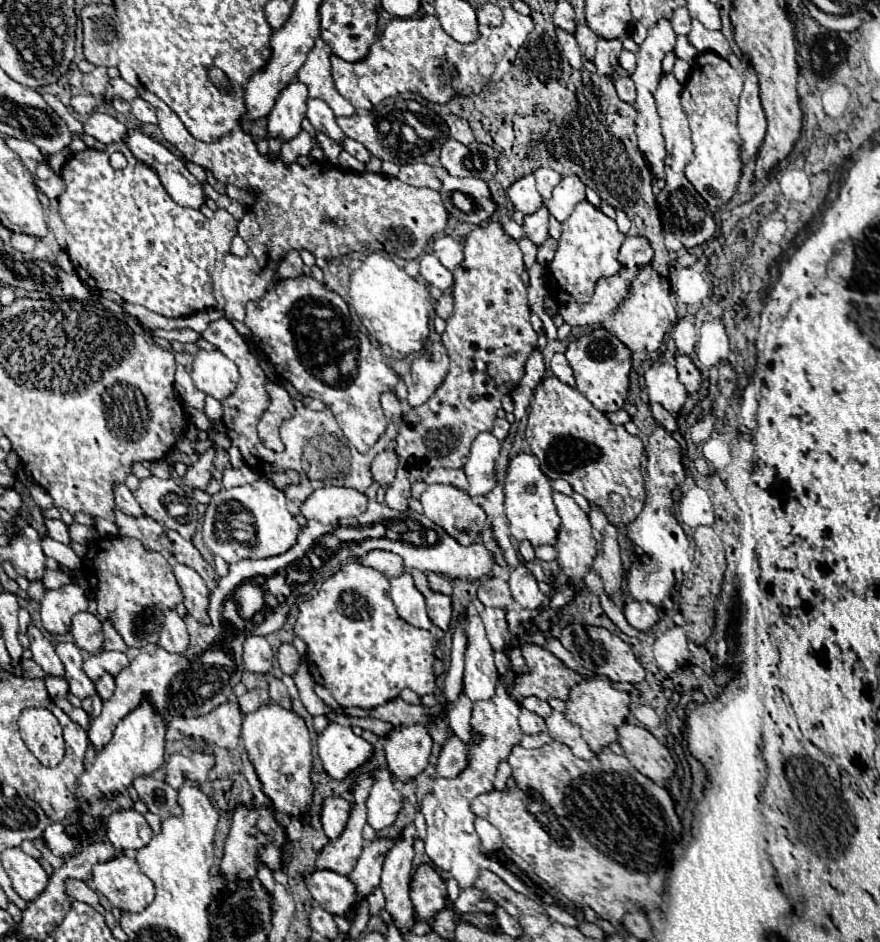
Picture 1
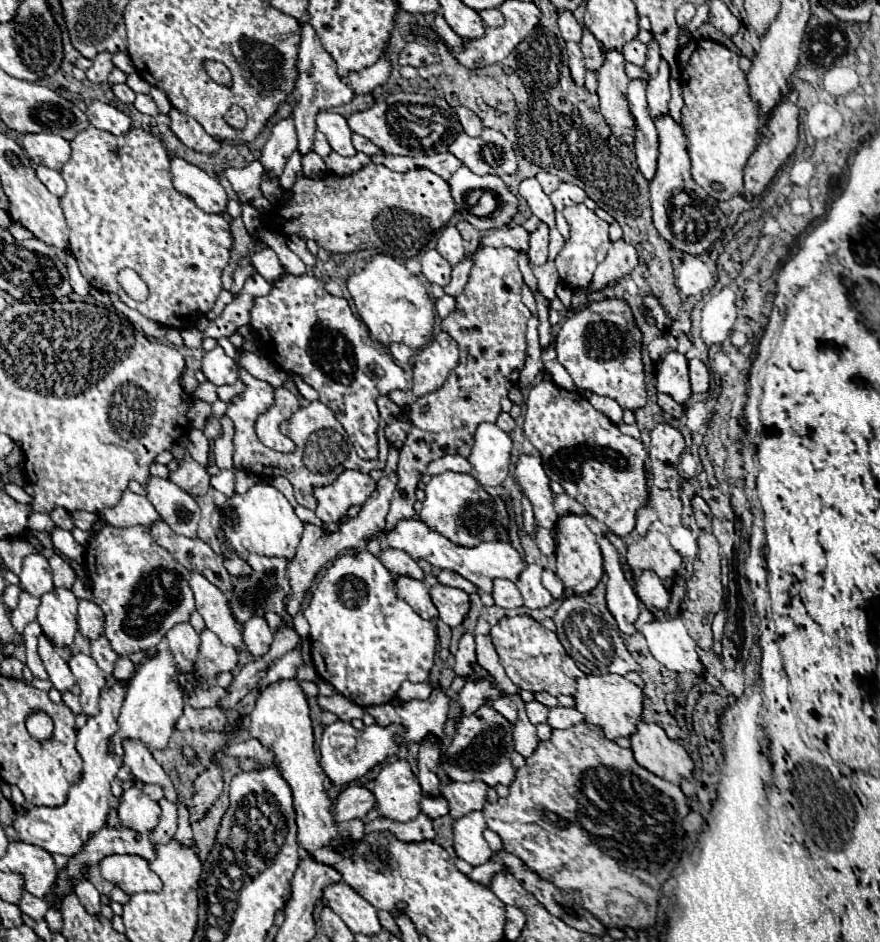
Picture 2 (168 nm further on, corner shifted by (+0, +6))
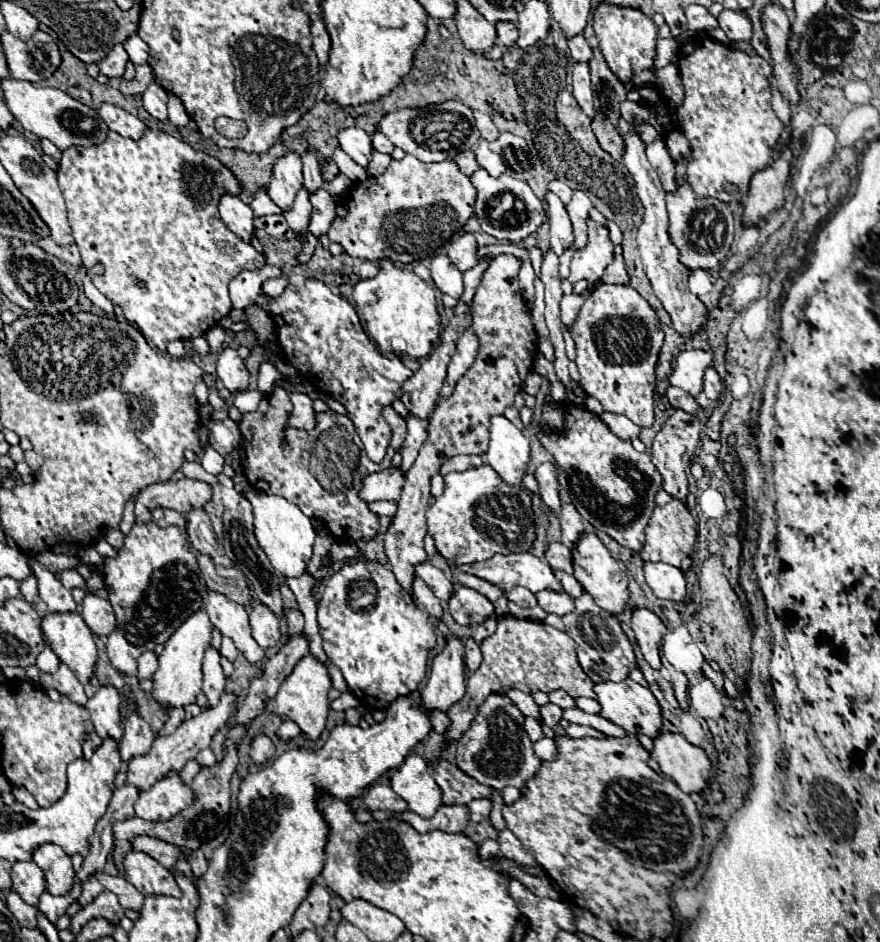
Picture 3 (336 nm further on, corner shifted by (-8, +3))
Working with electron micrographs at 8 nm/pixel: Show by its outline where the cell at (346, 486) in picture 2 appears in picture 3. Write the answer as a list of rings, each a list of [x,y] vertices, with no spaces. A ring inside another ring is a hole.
[[[388,467],[386,471],[370,473],[368,477],[364,477],[360,495],[366,501],[378,501],[378,499],[398,501],[404,481],[406,481],[406,477],[400,467]]]

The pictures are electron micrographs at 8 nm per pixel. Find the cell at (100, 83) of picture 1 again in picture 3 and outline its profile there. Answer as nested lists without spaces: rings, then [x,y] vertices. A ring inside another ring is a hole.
[[[118,43],[100,63],[100,73],[104,73],[106,77],[122,77],[124,75],[124,69],[126,69],[126,63],[128,63],[128,53],[124,49],[122,43]]]

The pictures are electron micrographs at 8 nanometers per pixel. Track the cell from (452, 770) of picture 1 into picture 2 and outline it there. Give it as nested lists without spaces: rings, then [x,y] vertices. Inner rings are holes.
[[[480,706],[472,716],[460,718],[454,738],[442,756],[442,768],[456,782],[482,780],[488,786],[510,786],[514,780],[514,768],[510,766],[512,752],[512,724],[492,706]]]

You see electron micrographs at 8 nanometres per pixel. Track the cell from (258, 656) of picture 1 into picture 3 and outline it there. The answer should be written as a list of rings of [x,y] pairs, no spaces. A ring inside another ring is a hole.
[[[256,601],[250,609],[250,627],[252,637],[258,641],[260,647],[268,649],[280,643],[280,623],[276,615],[260,601]]]

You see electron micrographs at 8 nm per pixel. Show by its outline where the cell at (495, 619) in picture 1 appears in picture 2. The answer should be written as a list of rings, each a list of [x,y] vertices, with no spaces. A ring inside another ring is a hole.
[[[476,634],[476,652],[478,652],[478,664],[480,664],[482,668],[486,668],[486,670],[494,676],[496,684],[498,684],[504,692],[516,694],[518,688],[512,684],[512,680],[506,676],[504,668],[500,666],[500,660],[498,660],[498,654],[496,654],[496,650],[494,650],[494,646],[492,646],[490,634]]]

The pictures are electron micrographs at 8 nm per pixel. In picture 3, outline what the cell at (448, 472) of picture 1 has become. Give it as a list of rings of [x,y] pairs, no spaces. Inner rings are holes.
[[[456,455],[452,459],[448,459],[442,469],[440,469],[440,475],[448,475],[452,471],[466,471],[466,469],[472,469],[472,467],[480,467],[482,465],[482,459],[478,455]]]

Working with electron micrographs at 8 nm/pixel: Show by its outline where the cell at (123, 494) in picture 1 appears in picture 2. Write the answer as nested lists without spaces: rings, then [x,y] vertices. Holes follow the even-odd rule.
[[[124,490],[122,500],[114,508],[106,508],[106,512],[98,512],[98,518],[110,526],[150,526],[160,520],[160,514],[148,502],[146,496],[134,494],[132,490]]]

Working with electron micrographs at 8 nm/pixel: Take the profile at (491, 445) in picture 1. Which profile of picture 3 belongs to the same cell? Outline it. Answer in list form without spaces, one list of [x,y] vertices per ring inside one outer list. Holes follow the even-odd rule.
[[[496,415],[490,425],[490,447],[486,463],[510,485],[520,485],[530,461],[530,441],[504,415]]]

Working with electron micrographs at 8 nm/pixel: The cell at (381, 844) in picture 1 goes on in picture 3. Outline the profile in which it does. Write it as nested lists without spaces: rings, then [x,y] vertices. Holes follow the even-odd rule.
[[[442,805],[434,817],[424,819],[420,815],[416,815],[414,811],[404,811],[404,813],[396,813],[396,819],[408,821],[418,833],[428,833],[434,829],[446,831],[446,833],[462,833],[470,821],[468,815],[468,807],[466,805]]]

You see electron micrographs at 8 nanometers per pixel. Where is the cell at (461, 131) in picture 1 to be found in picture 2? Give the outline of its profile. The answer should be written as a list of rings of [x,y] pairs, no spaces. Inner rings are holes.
[[[458,106],[456,114],[458,114],[458,120],[460,120],[460,124],[462,124],[462,128],[464,128],[464,132],[468,136],[480,136],[482,122],[480,122],[480,118],[472,110],[468,110],[464,106]]]

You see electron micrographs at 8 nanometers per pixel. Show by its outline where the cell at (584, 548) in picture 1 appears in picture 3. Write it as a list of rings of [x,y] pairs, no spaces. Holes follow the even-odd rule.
[[[584,533],[576,549],[572,549],[572,557],[574,557],[574,577],[594,597],[594,601],[612,615],[622,613],[628,603],[628,577],[624,569],[618,565],[618,561],[612,559],[602,541],[594,533]]]

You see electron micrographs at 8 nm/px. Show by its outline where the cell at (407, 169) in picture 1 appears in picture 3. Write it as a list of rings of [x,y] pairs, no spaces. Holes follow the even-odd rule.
[[[468,149],[468,151],[462,151],[454,157],[454,161],[458,163],[460,171],[466,173],[466,175],[472,175],[474,171],[480,169],[480,163],[474,159],[474,149]]]

